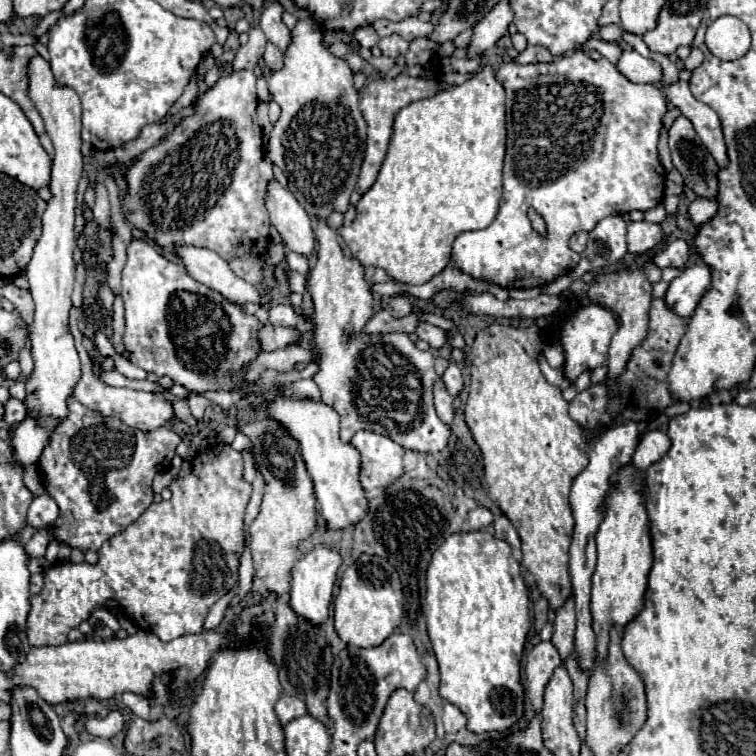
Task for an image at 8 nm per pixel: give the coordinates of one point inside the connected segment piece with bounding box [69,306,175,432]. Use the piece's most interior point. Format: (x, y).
(145, 411)

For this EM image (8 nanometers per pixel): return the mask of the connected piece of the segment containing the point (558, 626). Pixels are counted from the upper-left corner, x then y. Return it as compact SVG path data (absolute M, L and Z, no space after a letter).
M569 596L567 602L555 612L555 626L551 638L561 658L567 658L569 652L575 648L573 638L575 638L575 598Z

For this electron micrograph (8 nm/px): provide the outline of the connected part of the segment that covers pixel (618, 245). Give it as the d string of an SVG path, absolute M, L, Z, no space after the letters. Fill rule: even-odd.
M607 216L597 222L597 226L589 232L589 242L585 252L581 254L581 262L565 276L553 280L549 286L543 288L545 294L561 294L567 290L573 280L581 278L585 272L599 272L603 268L615 266L627 254L625 242L625 228L621 216Z

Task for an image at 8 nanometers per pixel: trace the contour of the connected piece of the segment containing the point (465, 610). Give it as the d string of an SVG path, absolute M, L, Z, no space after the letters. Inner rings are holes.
M487 530L459 532L459 534L449 536L449 540L445 540L445 544L441 544L441 548L437 548L437 552L433 552L433 560L431 560L426 574L426 596L423 613L426 617L429 638L431 638L431 644L433 644L433 652L437 656L439 670L441 670L439 694L447 702L455 704L465 714L467 728L475 734L505 732L507 728L513 728L525 714L525 690L523 690L523 684L521 684L521 658L523 658L523 646L525 646L525 640L527 640L527 632L531 628L531 618L529 618L529 592L527 592L525 582L523 582L519 562L513 558L509 544L505 544L503 540L497 540Z

